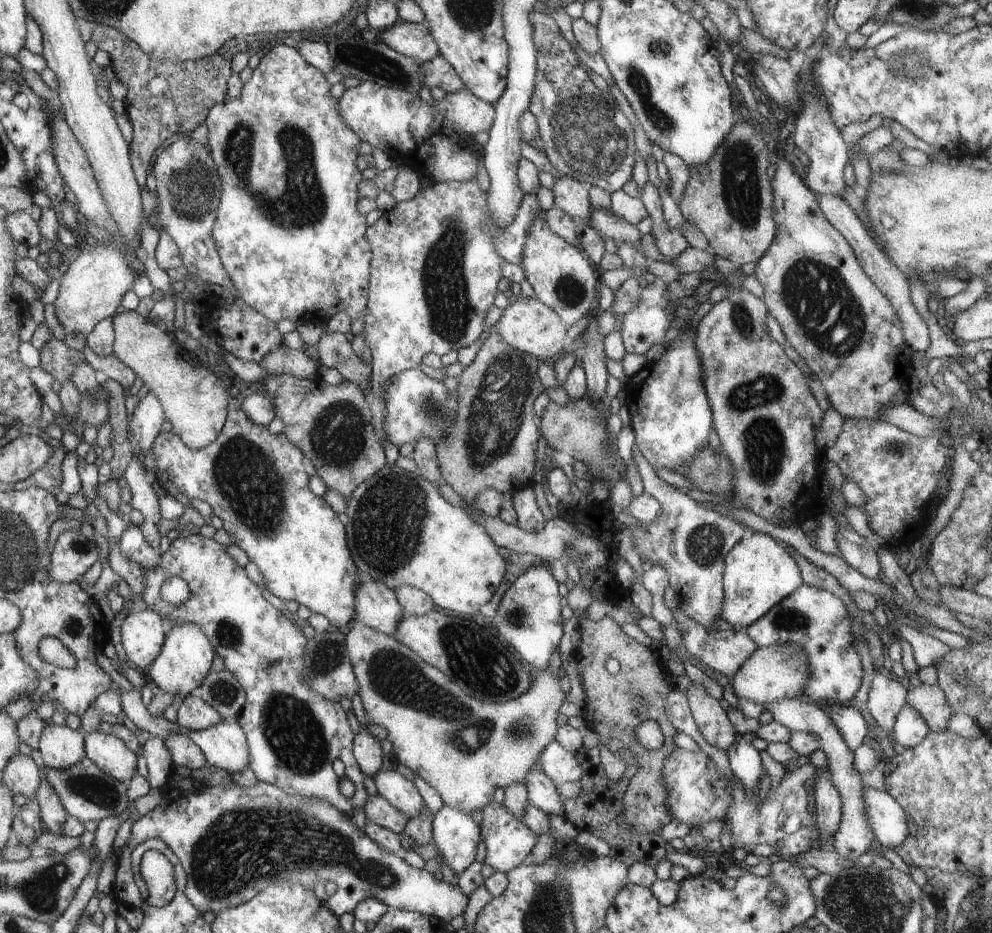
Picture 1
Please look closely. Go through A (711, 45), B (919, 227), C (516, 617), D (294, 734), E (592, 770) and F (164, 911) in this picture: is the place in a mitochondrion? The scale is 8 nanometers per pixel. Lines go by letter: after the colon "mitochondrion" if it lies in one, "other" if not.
A: other
B: other
C: mitochondrion
D: mitochondrion
E: other
F: other

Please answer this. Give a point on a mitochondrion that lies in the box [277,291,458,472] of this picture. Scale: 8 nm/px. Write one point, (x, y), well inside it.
(434, 410)

